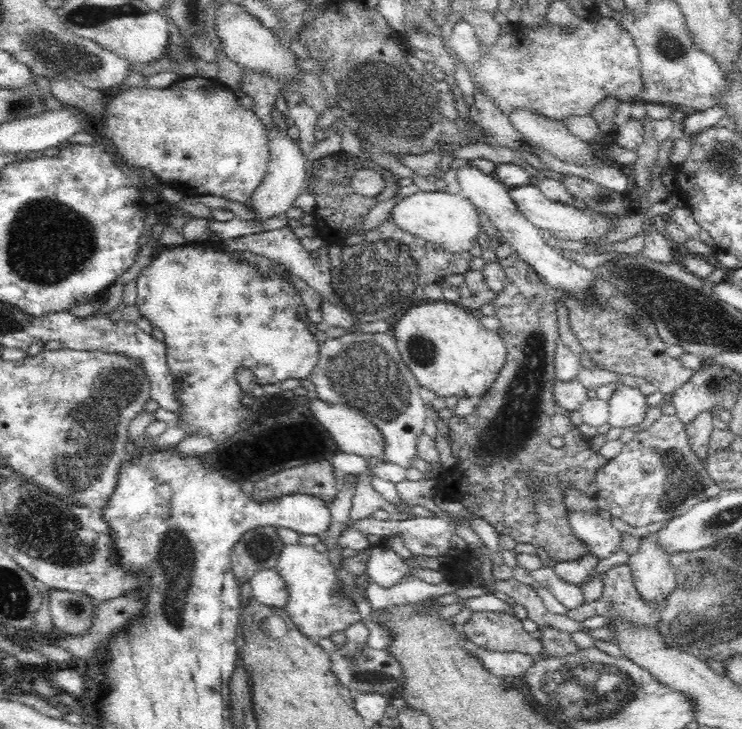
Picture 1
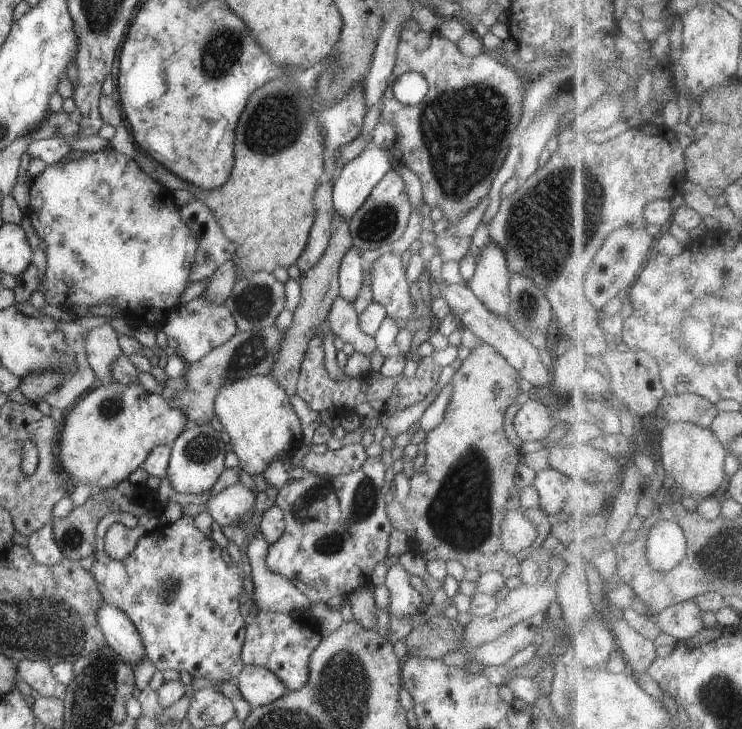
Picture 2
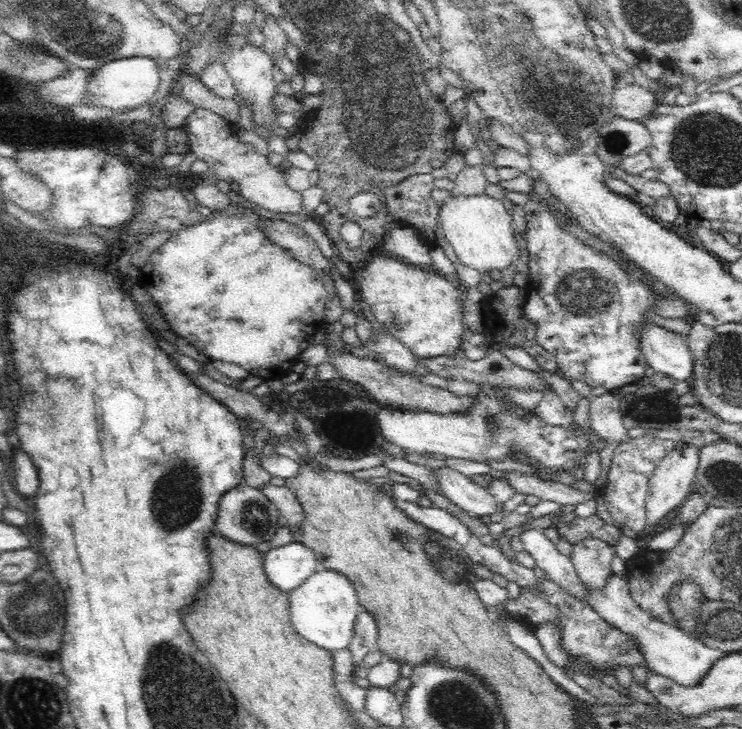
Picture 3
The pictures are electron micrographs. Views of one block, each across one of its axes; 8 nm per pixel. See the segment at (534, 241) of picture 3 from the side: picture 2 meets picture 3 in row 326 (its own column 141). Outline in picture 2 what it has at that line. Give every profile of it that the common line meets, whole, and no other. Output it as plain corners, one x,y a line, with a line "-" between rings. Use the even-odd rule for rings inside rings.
114,512
108,513
104,518
100,519
100,522
97,524
96,531
96,542
95,542
95,553
93,565
90,568
90,572
96,581
96,586
102,595
104,601
108,604
114,605
116,608
119,608
130,620
134,623
134,626
138,629
139,635
142,639
142,644
145,648
145,656
156,666
156,668
162,672
172,669
180,673
180,670
186,670
191,676
196,676
200,678
206,678
207,680
214,680
214,682
226,682
236,680
238,674
242,672
244,668
244,663
242,662
241,650
242,645
245,639
246,634
246,624
244,617
240,614
240,602
238,601
238,594
243,590
243,571
241,568
232,564
227,566
226,562
222,559
222,551
220,547
212,540
208,538
199,529
194,525
194,516
183,513
183,515
178,518
175,522
170,522
164,525
158,525
153,531
148,531
138,539
136,548
123,559
112,558
104,548
104,538
107,530
114,523
120,523
128,528
134,528
138,524
137,518
132,513
121,513

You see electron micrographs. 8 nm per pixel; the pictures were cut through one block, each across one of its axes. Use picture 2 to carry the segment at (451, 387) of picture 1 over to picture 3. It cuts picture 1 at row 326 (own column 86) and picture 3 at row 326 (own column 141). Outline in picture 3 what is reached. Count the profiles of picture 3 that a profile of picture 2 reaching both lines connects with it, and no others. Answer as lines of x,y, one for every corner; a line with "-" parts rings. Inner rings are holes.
375,256
369,258
368,265
356,278
354,285
362,300
369,304
372,314
387,327
388,332
408,347
419,358
434,358
456,354
464,340
464,315
462,315
462,299
460,291
439,272
426,267
406,264
402,260
388,256

